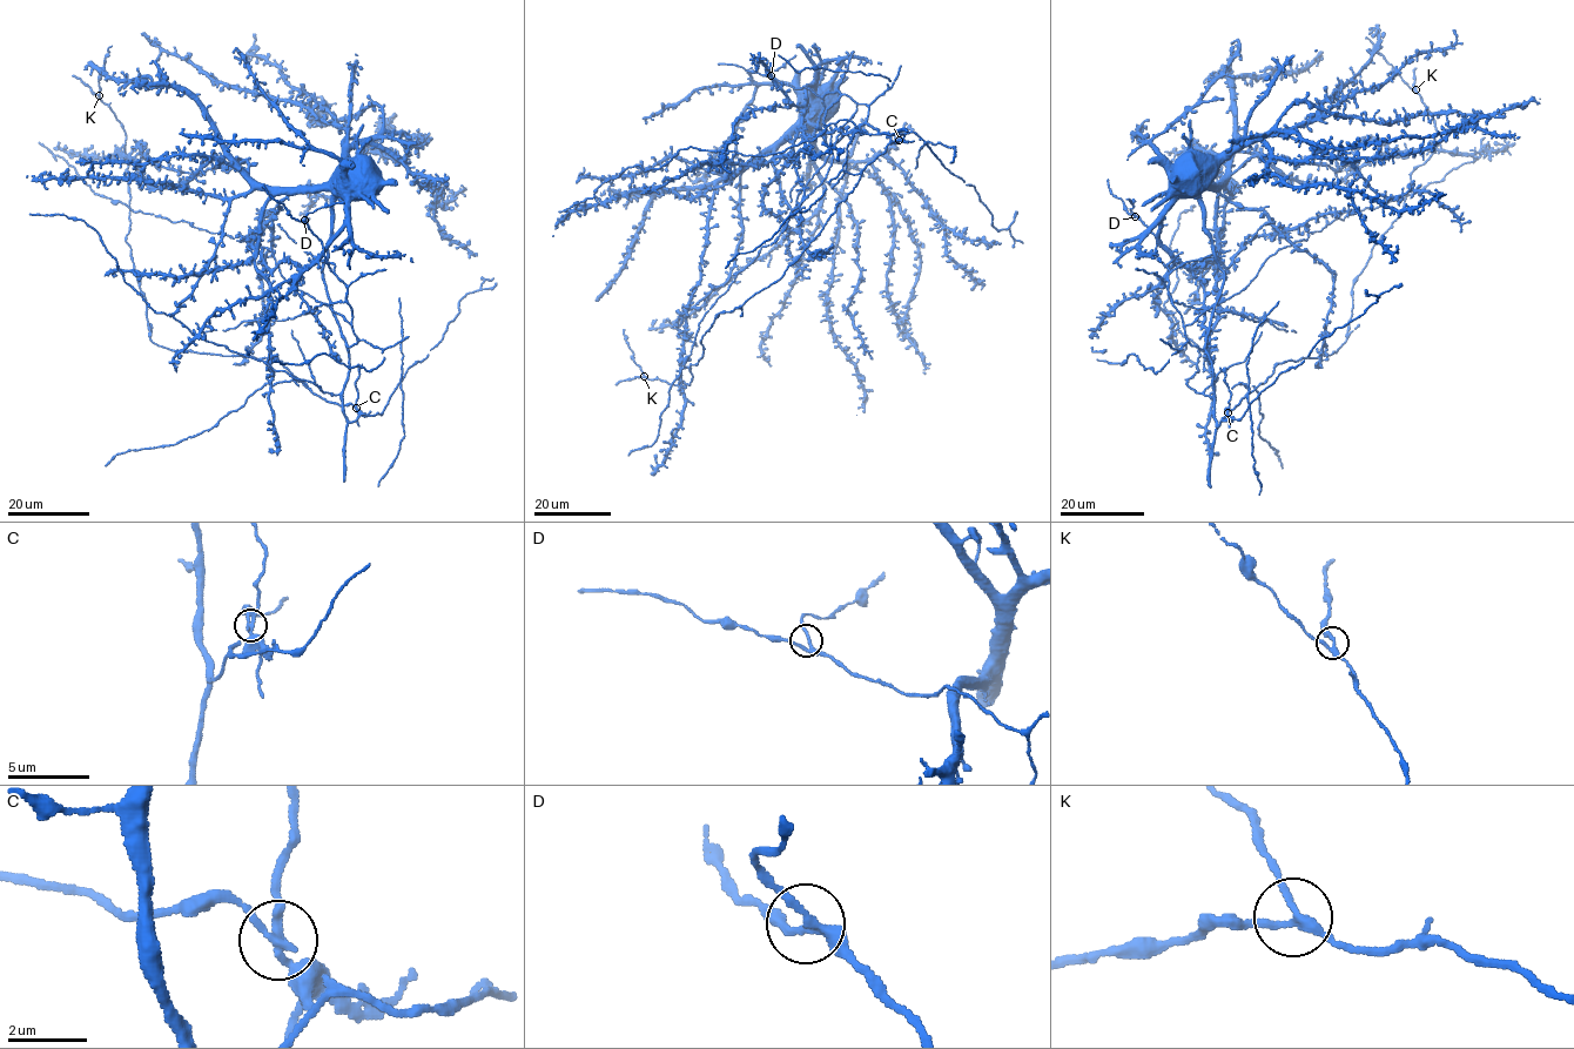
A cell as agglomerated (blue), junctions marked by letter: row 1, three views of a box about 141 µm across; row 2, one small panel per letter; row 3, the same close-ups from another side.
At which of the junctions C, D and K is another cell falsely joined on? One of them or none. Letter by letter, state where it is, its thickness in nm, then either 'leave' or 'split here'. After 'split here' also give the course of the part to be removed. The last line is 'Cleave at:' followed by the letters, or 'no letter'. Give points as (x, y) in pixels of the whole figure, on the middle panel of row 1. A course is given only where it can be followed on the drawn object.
C: at (899, 140); 200 nm thick; split here
D: at (771, 75); 190 nm thick; leave
K: at (644, 376); 220 nm thick; leave
Cleave at: C

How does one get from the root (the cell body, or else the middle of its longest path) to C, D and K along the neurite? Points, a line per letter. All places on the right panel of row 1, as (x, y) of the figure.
C: (1198, 180), (1203, 230), (1211, 240), (1213, 257), (1223, 273), (1205, 348), (1213, 372), (1216, 427), (1228, 412)
D: (1198, 180), (1203, 230), (1223, 273), (1202, 348), (1185, 337), (1155, 235), (1135, 216)
K: (1198, 180), (1196, 172), (1218, 183), (1235, 152), (1326, 182), (1423, 149), (1437, 129), (1416, 89)

